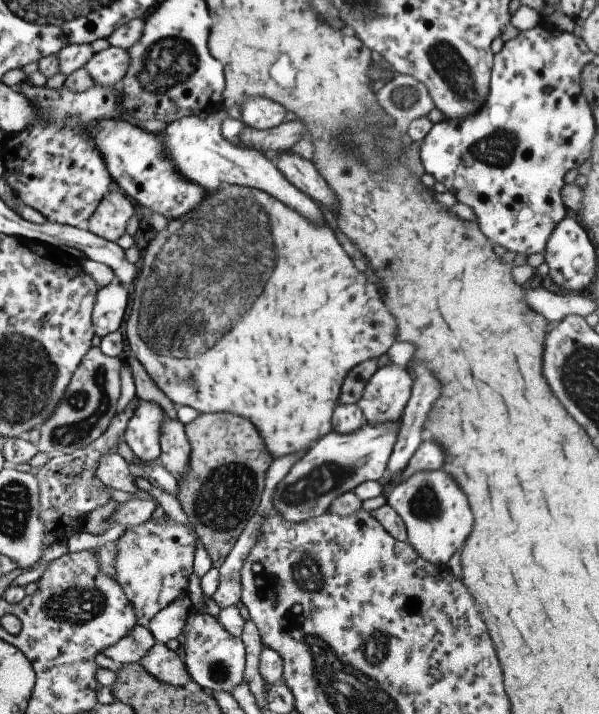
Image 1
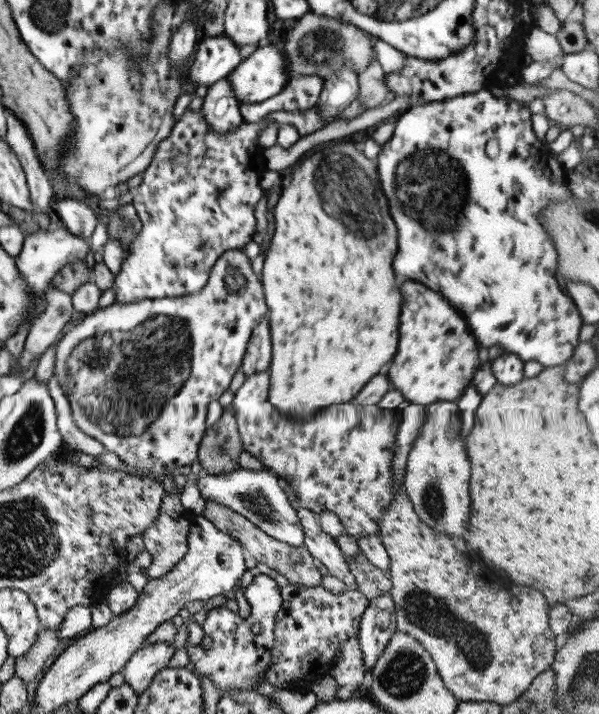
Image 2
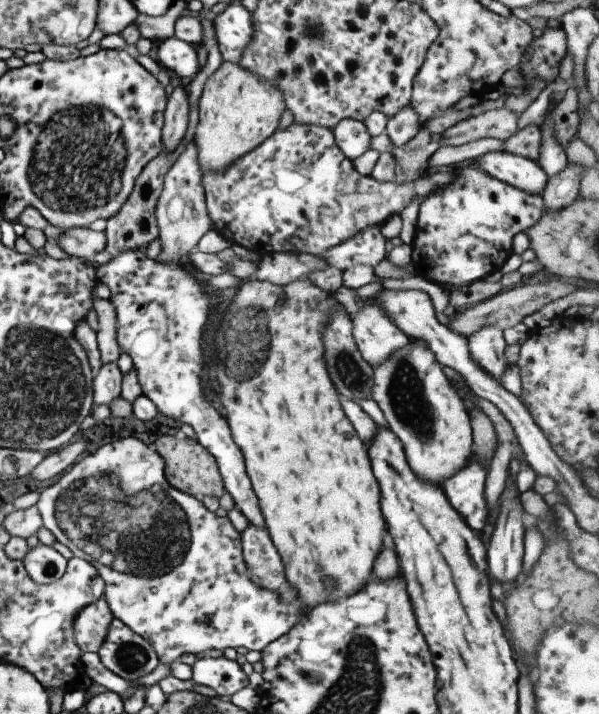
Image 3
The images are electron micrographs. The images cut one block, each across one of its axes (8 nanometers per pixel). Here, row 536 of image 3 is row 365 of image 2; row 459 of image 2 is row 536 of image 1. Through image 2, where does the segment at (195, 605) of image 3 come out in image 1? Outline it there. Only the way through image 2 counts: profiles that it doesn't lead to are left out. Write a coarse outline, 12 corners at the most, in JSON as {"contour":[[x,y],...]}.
{"contour":[[147,519],[113,542],[137,625],[187,591],[196,534]]}

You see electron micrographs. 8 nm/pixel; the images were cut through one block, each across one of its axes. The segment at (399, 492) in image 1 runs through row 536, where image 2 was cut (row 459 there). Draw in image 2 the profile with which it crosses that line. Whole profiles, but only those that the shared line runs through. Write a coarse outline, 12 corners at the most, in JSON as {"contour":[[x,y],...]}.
{"contour":[[454,401],[426,405],[402,487],[418,519],[461,538],[469,462]]}

